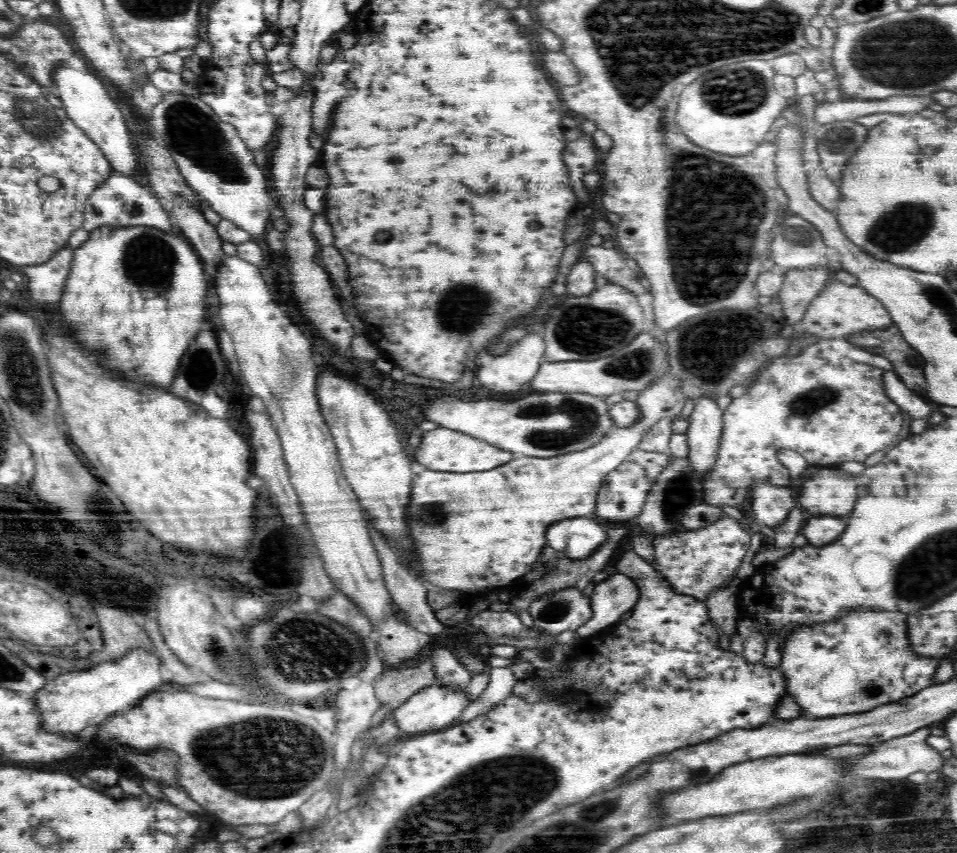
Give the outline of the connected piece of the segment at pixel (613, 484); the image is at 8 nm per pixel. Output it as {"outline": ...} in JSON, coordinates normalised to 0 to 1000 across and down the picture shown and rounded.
{"outline":[[[664,526],[644,551],[636,553],[624,579],[621,607],[641,612],[658,611],[666,606],[674,592],[677,578],[683,570],[684,560],[702,540],[700,532],[676,530]]]}

